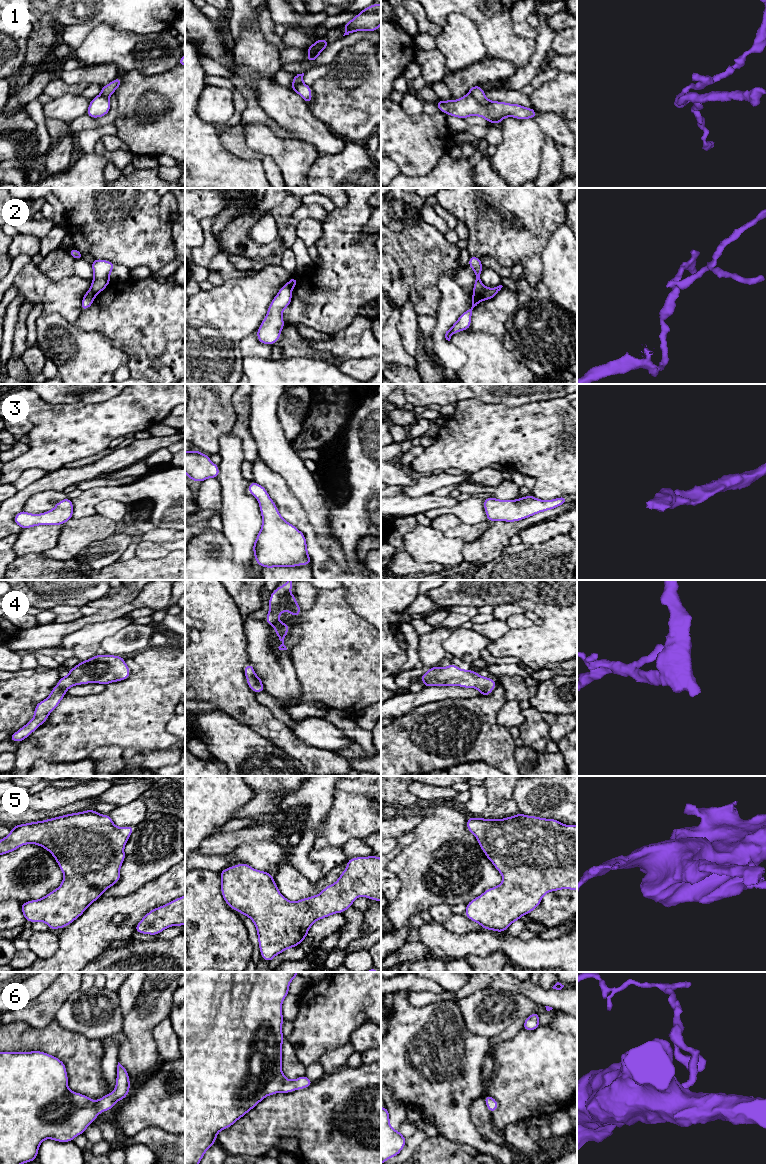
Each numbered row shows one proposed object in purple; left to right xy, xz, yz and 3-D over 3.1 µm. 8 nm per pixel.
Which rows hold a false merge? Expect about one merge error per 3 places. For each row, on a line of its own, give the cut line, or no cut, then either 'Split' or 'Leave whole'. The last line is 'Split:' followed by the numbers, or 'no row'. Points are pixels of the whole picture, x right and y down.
1: Split along yz (468, 93), (483, 105), (488, 105), (492, 101). Split
2: Split along yz (484, 286), (477, 295), (472, 296). Split
3: No split. Leave whole
4: No split. Leave whole
5: No split. Leave whole
6: No split. Leave whole
Split: 1, 2

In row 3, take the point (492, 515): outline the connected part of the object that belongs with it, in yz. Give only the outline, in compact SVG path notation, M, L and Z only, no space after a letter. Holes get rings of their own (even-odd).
M532 495L518 500L498 500L496 497L483 499L487 521L516 522L540 512L552 510L566 503L567 497L552 500L537 499Z

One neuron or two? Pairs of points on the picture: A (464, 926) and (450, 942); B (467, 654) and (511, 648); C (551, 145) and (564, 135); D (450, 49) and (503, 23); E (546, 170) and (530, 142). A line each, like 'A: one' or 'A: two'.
A: two
B: two
C: two
D: two
E: two

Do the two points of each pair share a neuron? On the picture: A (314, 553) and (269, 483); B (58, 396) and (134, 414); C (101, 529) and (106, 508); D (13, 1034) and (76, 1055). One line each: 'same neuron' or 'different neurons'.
A: same neuron
B: different neurons
C: different neurons
D: same neuron

